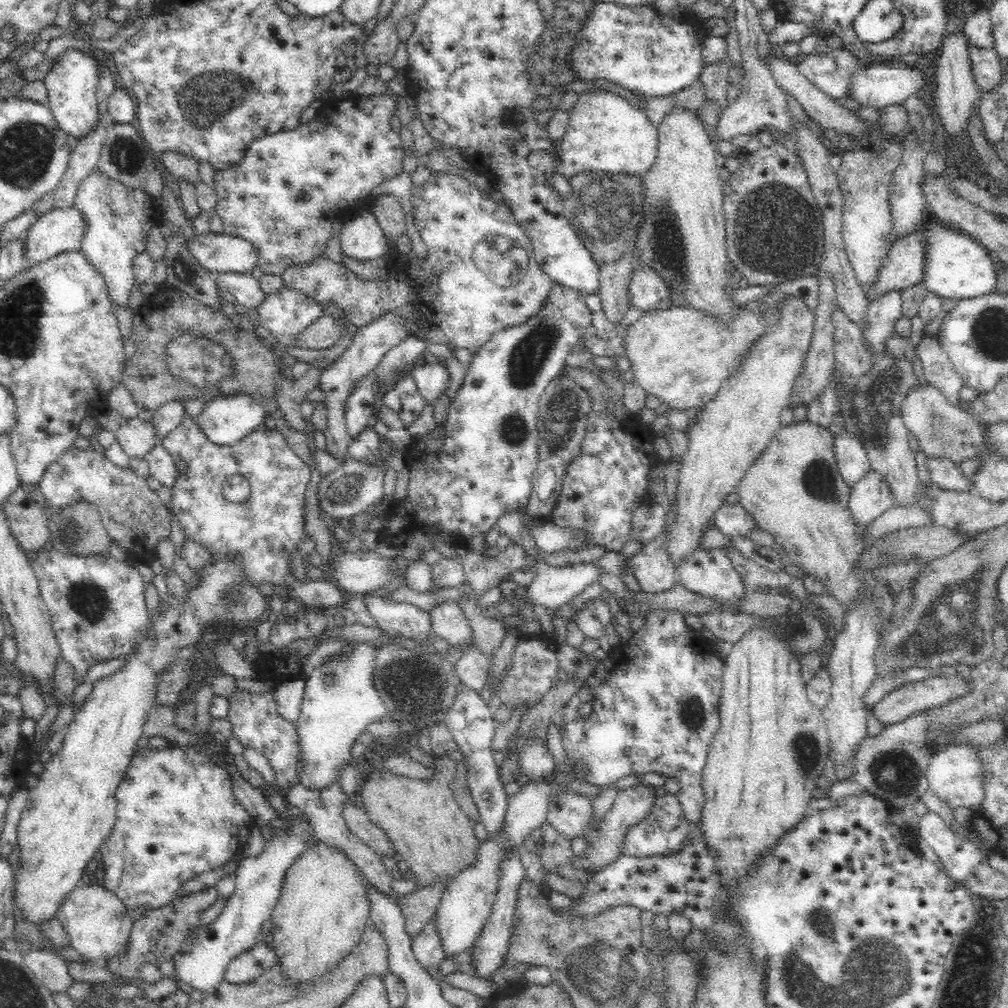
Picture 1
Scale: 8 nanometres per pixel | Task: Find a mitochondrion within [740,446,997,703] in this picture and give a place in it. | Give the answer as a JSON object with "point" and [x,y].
{"point":[940,637]}

